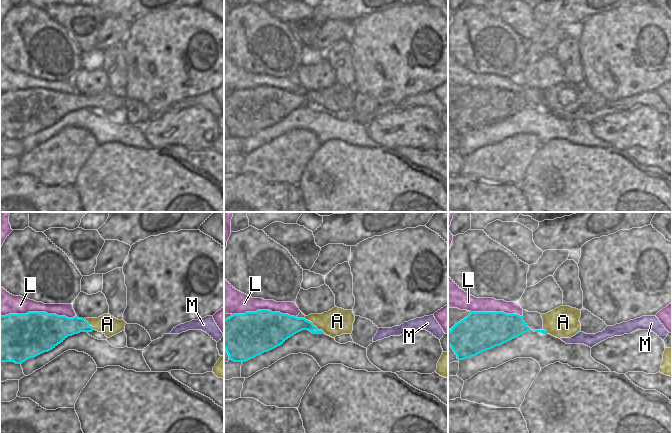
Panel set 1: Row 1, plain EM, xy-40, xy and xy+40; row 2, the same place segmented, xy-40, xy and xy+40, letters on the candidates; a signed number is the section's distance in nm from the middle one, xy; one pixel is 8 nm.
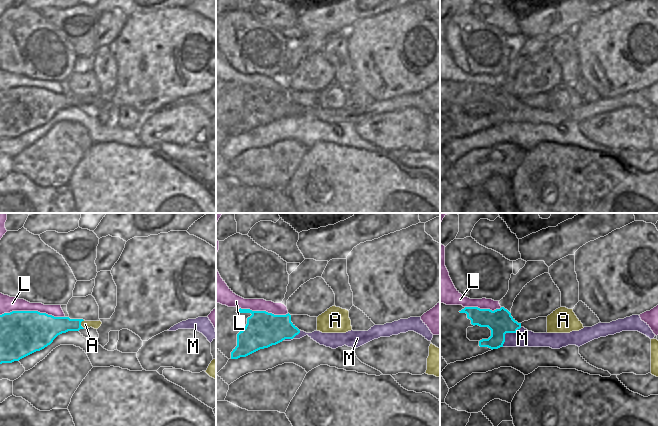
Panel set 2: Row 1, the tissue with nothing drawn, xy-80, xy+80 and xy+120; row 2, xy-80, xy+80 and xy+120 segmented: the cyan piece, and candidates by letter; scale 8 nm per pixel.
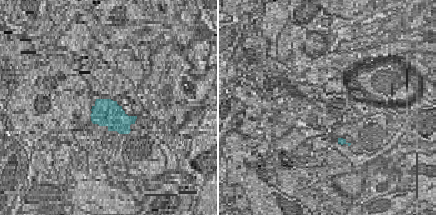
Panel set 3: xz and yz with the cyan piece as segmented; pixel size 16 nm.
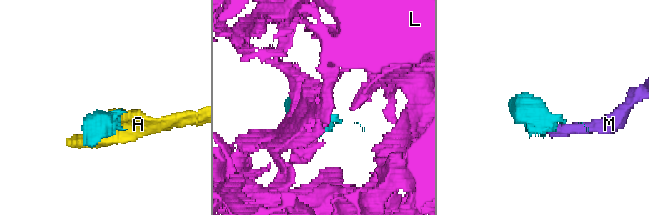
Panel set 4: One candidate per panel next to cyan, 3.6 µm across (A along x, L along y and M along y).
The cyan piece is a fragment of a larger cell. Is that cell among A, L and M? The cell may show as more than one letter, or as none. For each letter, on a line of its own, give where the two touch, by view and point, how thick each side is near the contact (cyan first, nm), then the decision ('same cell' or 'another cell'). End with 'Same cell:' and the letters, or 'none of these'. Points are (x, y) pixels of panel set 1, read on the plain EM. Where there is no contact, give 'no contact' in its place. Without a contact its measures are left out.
A: xy (313, 101) | 200/220 nm | same cell
L: xy-40 (37, 88) | 380/160 nm | another cell
M: xy+40 (578, 108) | 20/110 nm | another cell
Same cell: A

